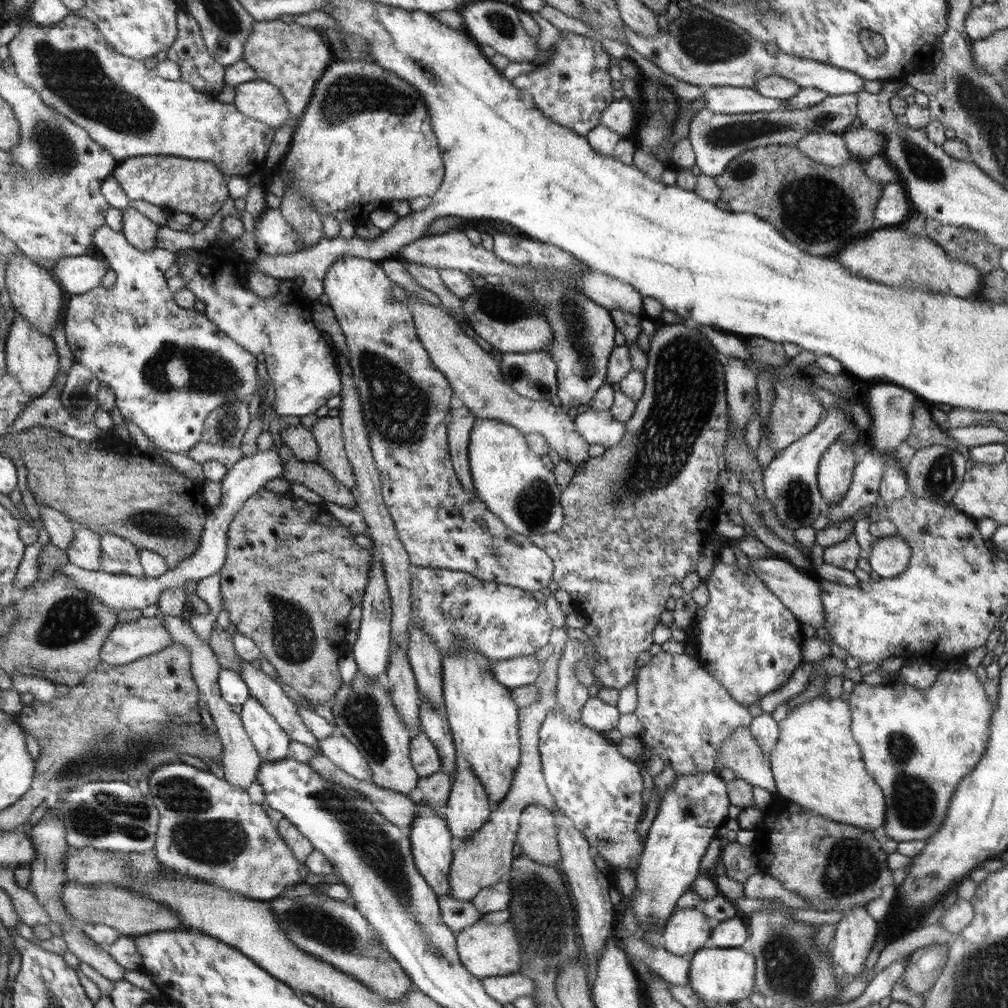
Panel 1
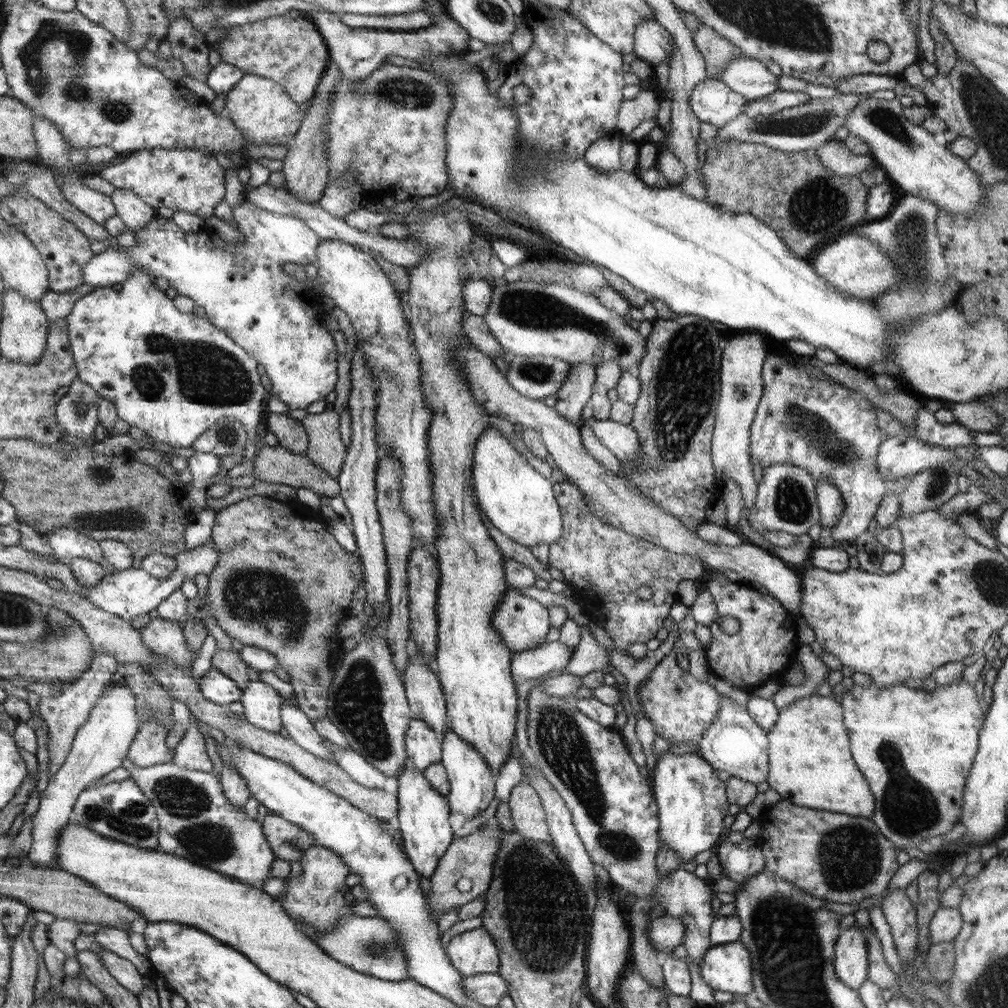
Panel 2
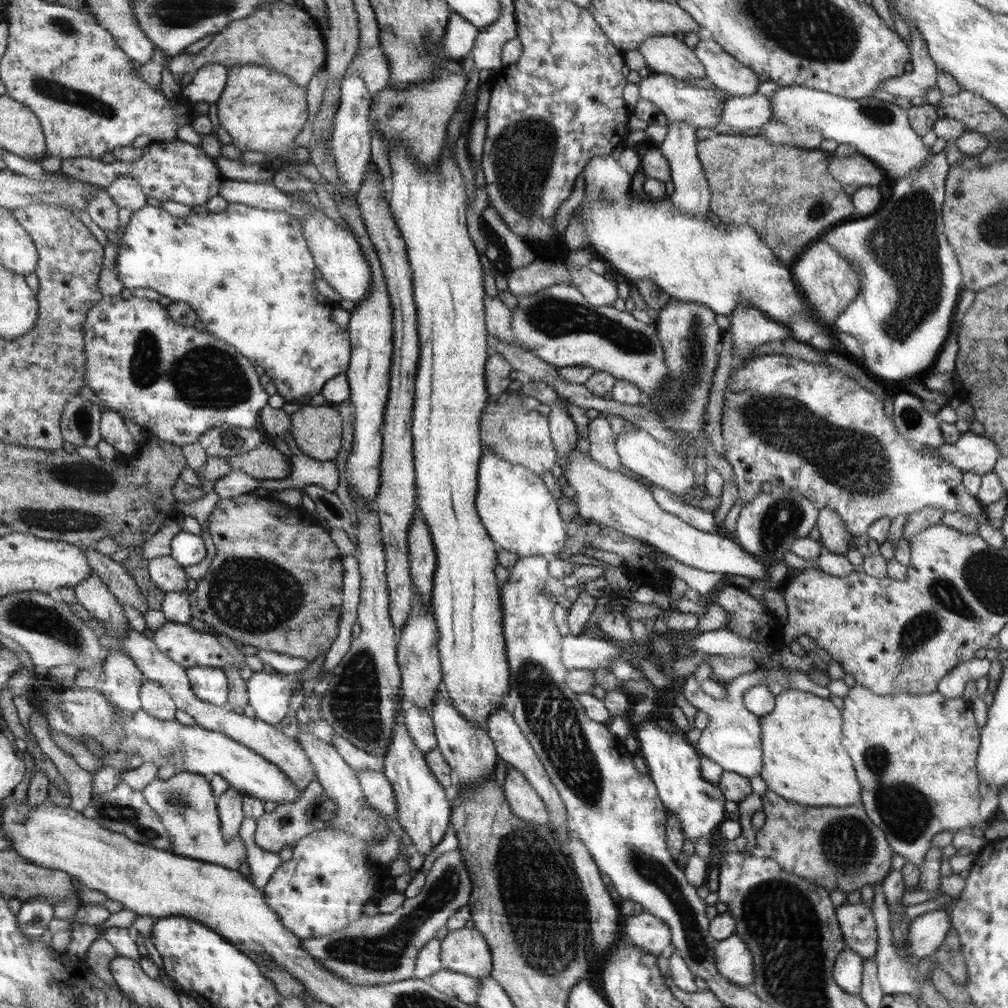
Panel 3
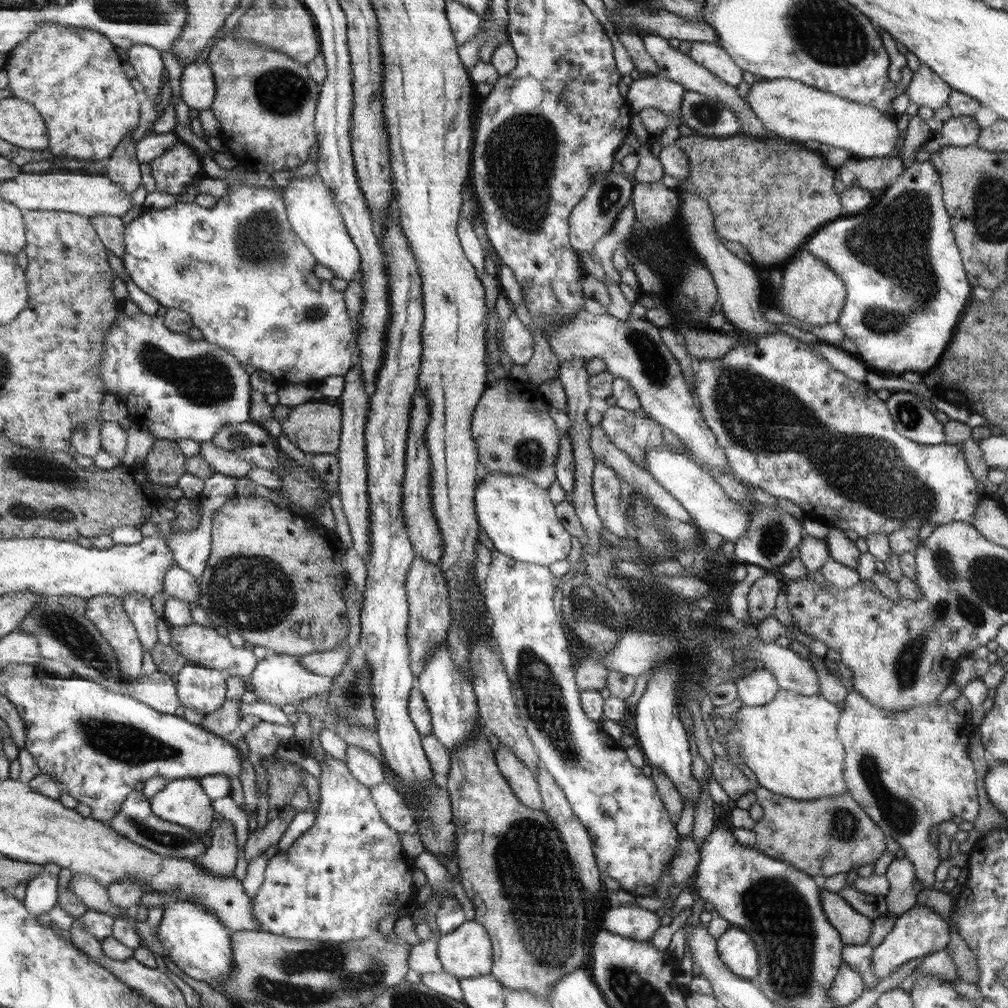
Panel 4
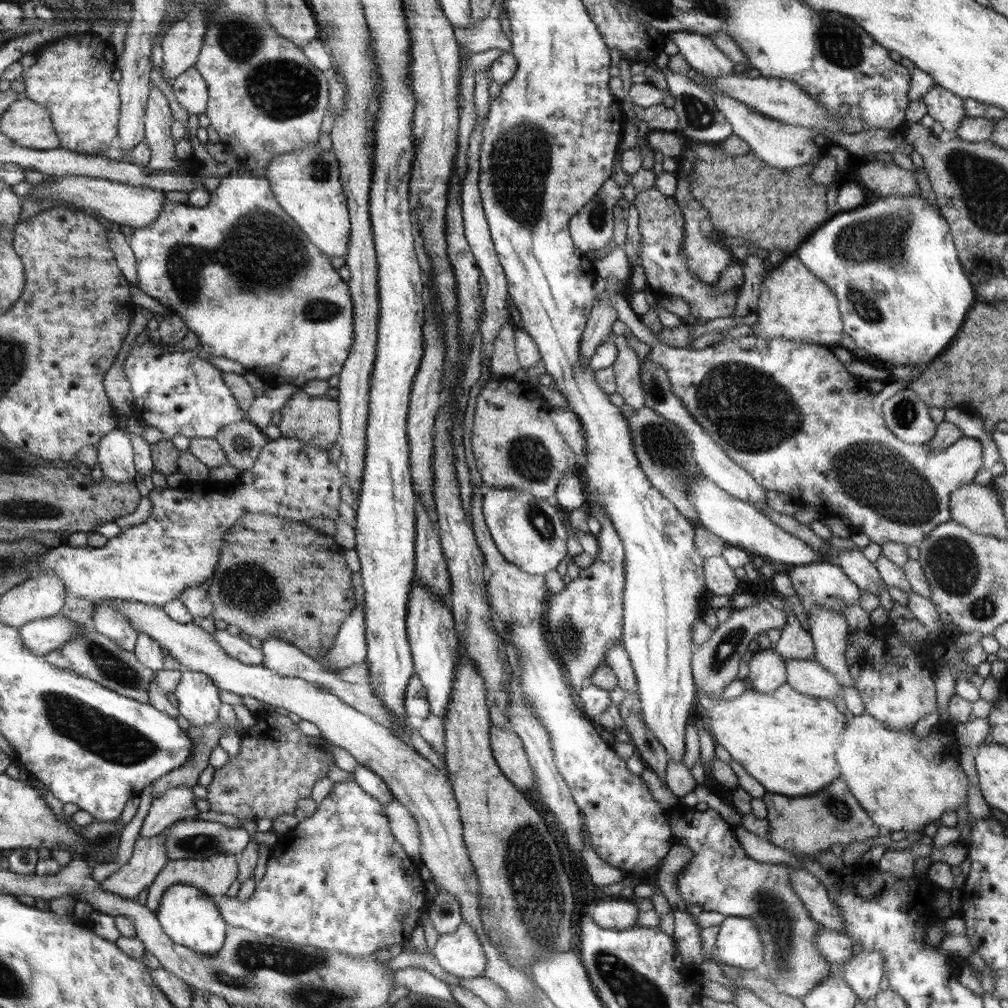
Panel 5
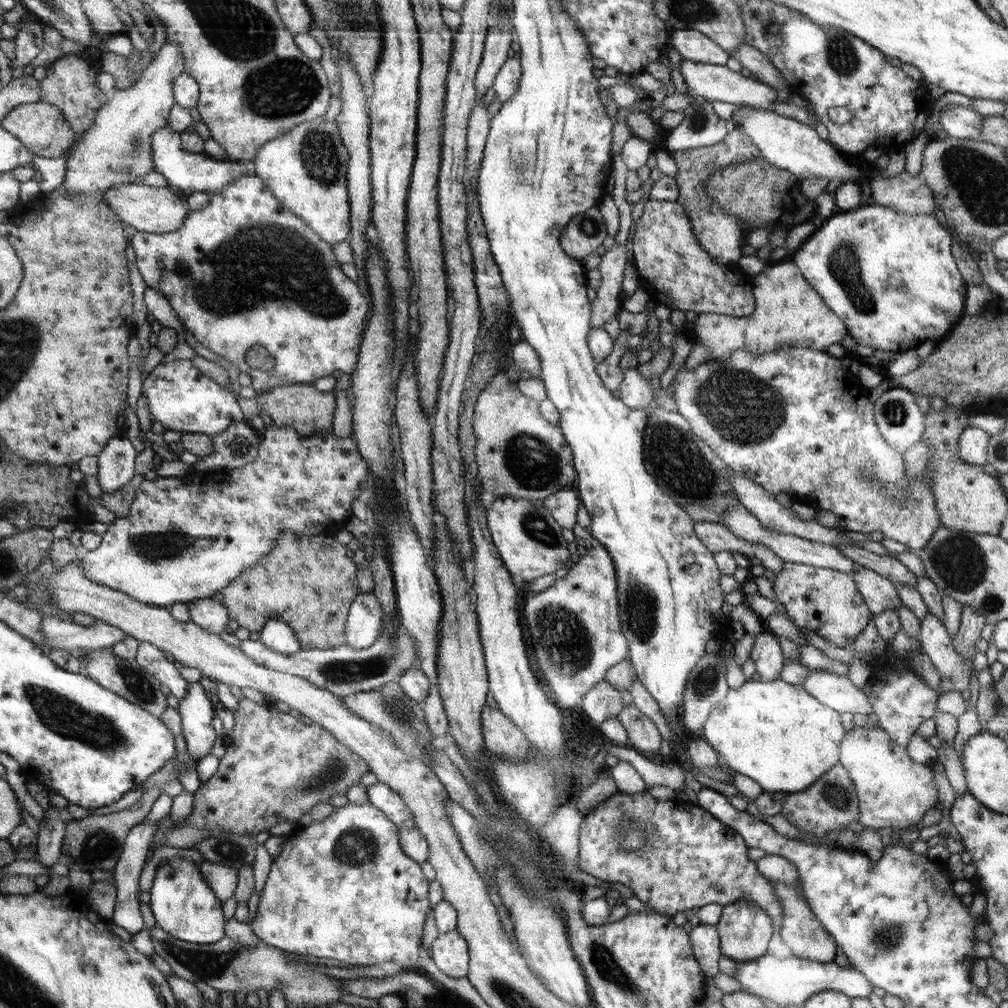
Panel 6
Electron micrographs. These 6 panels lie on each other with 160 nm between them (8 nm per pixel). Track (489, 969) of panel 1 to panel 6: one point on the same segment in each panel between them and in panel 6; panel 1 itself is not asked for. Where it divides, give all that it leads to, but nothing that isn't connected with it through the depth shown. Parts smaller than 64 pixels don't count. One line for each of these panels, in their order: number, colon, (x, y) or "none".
2: (472, 952)
3: (465, 951)
4: (467, 952)
5: (460, 953)
6: (450, 952)

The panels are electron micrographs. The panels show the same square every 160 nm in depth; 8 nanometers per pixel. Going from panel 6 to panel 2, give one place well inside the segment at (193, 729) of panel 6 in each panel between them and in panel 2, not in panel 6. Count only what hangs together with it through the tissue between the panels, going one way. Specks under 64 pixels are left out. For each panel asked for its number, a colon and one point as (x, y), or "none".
2: (216, 686)
3: (211, 685)
4: (200, 688)
5: (198, 699)

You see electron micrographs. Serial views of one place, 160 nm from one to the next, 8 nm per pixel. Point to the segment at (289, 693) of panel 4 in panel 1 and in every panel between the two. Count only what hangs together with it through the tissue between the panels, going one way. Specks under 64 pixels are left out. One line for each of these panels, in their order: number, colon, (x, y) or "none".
1: (269, 738)
2: (262, 704)
3: (269, 694)

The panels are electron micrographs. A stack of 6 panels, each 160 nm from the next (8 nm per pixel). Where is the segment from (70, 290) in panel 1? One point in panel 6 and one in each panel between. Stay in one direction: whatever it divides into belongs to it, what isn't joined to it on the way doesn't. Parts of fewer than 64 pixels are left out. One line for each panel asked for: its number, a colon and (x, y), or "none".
2: (242, 289)
3: (248, 273)
4: (246, 278)
5: (247, 280)
6: (245, 271)

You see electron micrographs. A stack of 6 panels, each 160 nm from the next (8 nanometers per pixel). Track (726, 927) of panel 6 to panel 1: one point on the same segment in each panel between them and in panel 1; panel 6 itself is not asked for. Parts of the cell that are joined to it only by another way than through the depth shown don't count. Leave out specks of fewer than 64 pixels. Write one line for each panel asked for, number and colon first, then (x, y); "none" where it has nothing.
1: (718, 975)
2: (728, 967)
3: (733, 958)
4: (735, 946)
5: (738, 943)

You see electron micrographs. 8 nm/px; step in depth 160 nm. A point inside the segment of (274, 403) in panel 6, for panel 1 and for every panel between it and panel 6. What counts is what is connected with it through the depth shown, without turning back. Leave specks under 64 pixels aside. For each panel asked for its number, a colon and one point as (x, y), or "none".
1: (327, 430)
2: (325, 449)
3: (317, 430)
4: (314, 427)
5: (314, 420)

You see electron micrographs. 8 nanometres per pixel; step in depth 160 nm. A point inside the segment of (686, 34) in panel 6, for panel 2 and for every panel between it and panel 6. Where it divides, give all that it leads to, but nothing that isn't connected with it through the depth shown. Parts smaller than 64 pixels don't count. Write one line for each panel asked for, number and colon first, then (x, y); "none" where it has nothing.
2: (750, 78)
3: (723, 70)
4: (713, 57)
5: (703, 55)

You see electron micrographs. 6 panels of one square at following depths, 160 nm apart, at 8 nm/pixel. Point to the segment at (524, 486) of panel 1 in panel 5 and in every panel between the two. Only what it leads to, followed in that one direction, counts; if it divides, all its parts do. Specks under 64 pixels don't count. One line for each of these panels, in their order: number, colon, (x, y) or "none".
2: (519, 503)
3: (520, 514)
4: (518, 516)
5: (527, 530)

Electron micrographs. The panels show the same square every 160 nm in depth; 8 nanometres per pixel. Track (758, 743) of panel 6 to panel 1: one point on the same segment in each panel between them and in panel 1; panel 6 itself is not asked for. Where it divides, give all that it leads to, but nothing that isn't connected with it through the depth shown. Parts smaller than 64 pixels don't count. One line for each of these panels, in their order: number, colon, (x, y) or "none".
1: (816, 763)
2: (810, 765)
3: (801, 738)
4: (791, 744)
5: (785, 740)

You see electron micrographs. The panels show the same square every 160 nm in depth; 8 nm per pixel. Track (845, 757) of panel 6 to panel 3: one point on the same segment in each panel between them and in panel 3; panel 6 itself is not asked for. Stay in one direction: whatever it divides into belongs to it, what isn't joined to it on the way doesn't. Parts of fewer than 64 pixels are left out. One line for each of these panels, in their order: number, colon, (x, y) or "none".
3: (915, 755)
4: (910, 770)
5: (905, 784)

